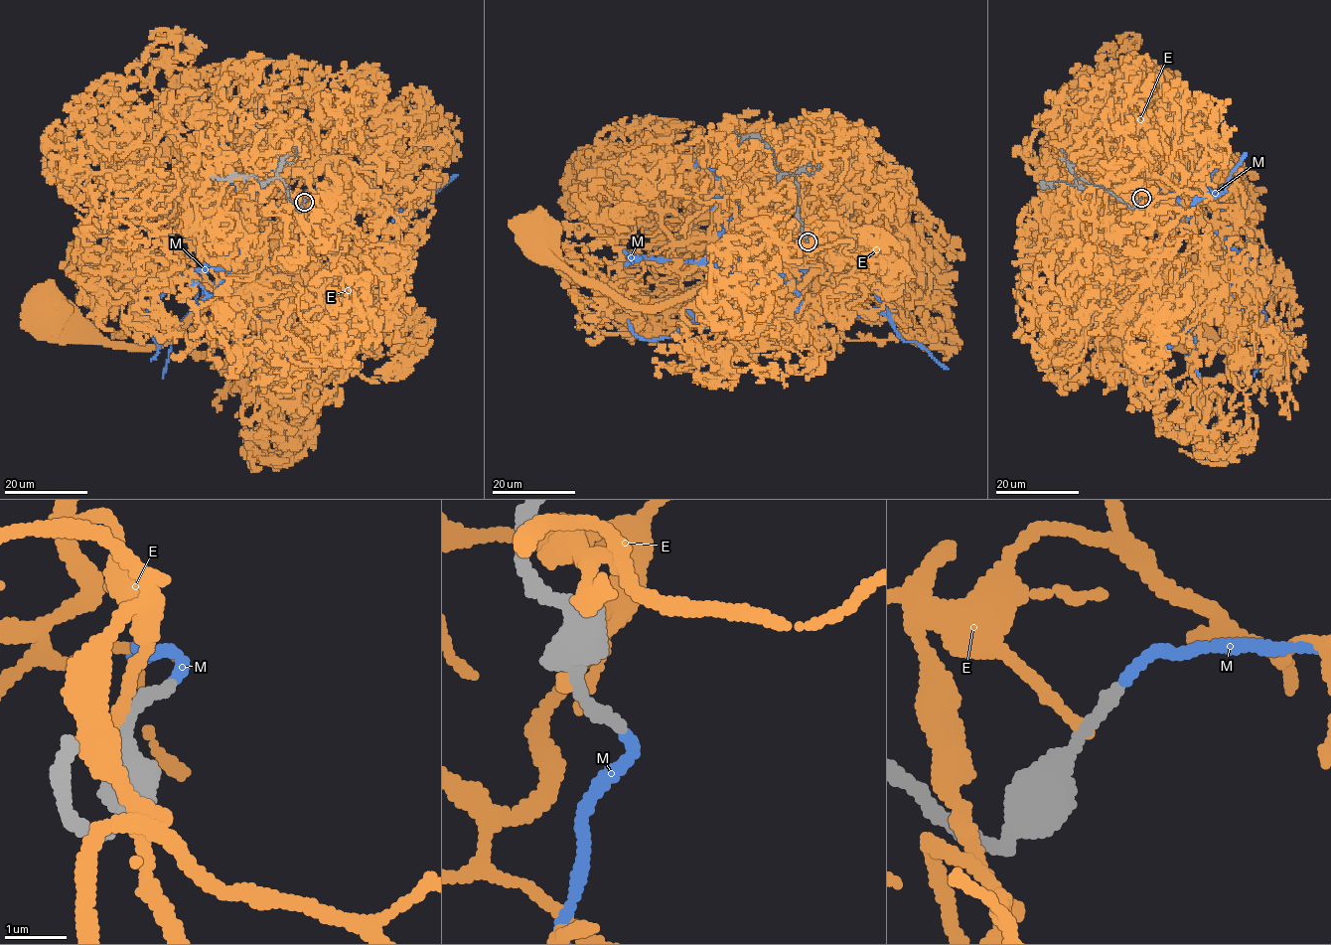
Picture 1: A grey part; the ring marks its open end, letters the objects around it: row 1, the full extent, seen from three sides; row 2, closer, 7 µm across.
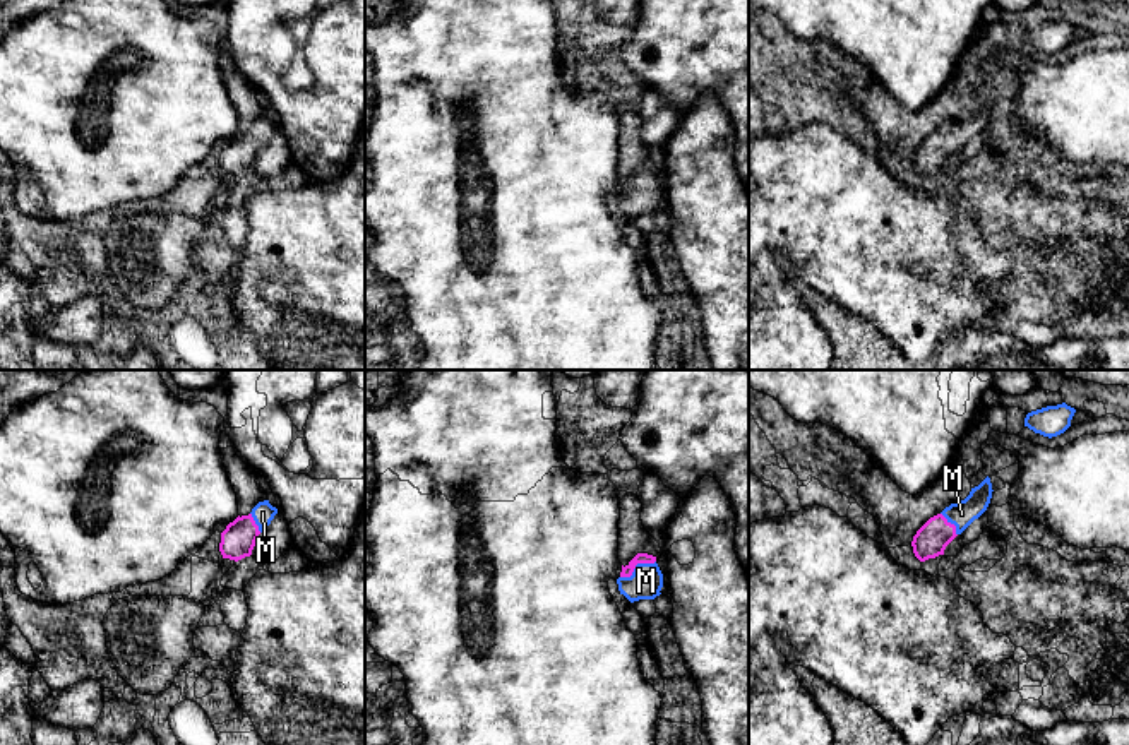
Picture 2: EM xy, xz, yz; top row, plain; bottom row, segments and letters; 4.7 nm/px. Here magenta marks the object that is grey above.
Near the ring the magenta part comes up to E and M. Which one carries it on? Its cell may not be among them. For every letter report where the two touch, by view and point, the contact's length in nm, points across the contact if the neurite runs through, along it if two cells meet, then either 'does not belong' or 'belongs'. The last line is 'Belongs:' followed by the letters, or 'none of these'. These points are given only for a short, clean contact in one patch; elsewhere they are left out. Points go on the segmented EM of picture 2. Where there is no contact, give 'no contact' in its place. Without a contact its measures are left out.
E: no contact; does not belong
M: meets magenta in xz at (636, 564); contact 190 nm long; runs through xz (627, 571), (636, 564), (646, 581); belongs
Belongs: M

